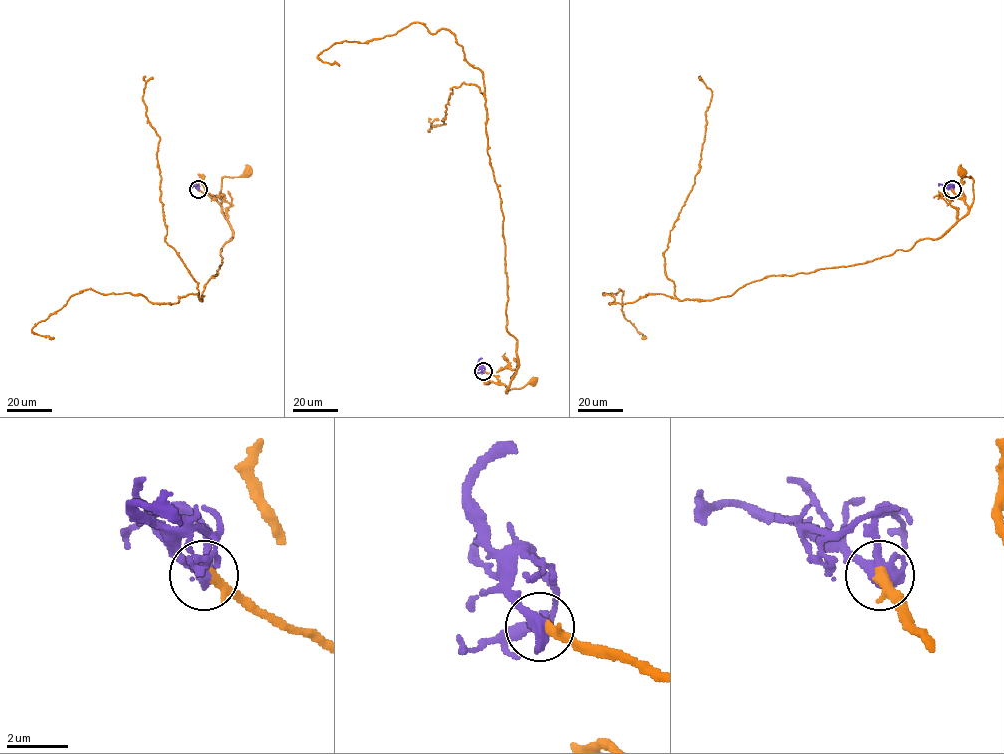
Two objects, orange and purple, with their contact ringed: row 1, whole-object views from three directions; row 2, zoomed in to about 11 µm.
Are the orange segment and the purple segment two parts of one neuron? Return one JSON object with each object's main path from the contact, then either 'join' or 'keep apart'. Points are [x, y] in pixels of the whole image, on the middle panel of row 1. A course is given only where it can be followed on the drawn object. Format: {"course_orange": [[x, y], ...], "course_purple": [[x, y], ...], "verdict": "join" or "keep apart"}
{"course_orange": [[483, 371], [494, 375], [507, 388], [506, 393], [534, 381]], "course_purple": [[483, 371], [478, 362], [482, 358]], "verdict": "join"}

